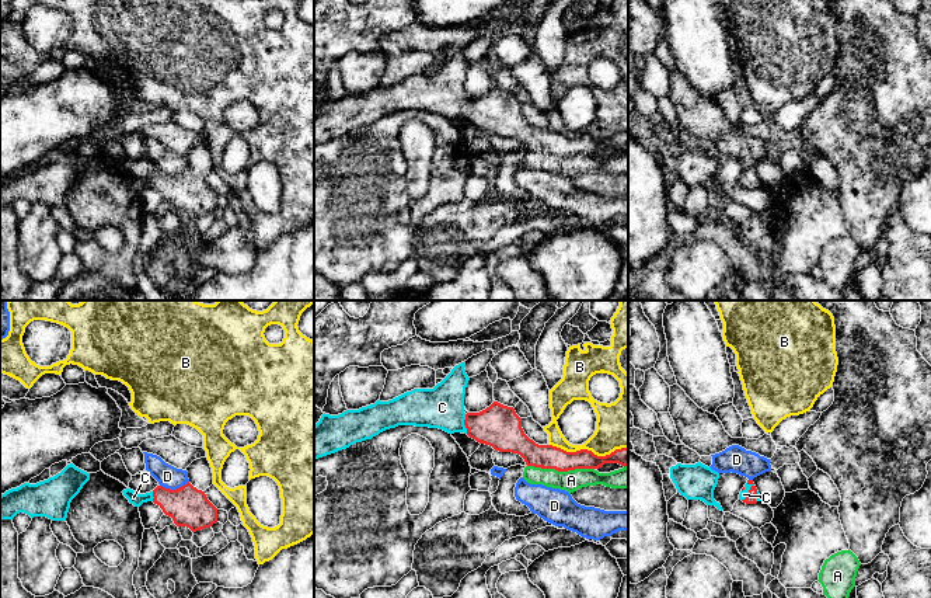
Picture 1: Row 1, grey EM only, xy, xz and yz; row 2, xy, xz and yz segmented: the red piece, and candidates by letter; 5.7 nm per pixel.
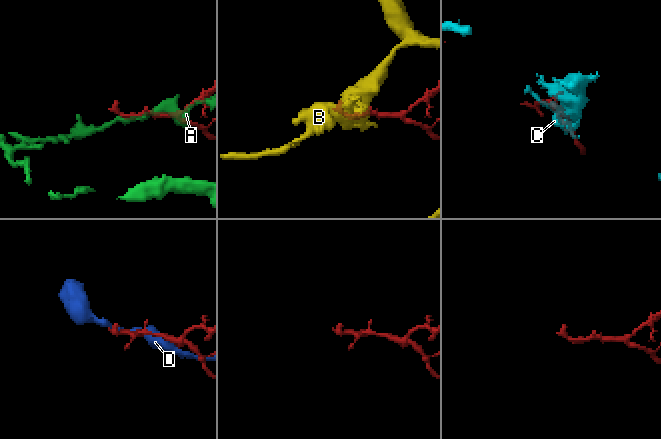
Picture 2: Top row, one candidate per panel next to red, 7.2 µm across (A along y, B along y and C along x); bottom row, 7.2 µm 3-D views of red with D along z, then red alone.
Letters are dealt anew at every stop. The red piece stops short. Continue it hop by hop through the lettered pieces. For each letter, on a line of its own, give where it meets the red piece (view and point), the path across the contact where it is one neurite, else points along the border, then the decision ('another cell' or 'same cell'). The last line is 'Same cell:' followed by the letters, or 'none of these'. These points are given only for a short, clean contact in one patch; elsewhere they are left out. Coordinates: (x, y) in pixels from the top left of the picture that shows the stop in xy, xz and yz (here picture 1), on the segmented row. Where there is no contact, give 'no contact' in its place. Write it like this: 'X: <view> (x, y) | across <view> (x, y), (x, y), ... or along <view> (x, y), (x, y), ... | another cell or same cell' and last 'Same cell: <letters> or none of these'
A: xz (561, 470) | another cell
B: xz (586, 449) | another cell
C: xz (464, 424) | across xz (498, 426), (464, 424), (454, 420), (442, 407) | same cell
D: xy (174, 490) | another cell
Same cell: C

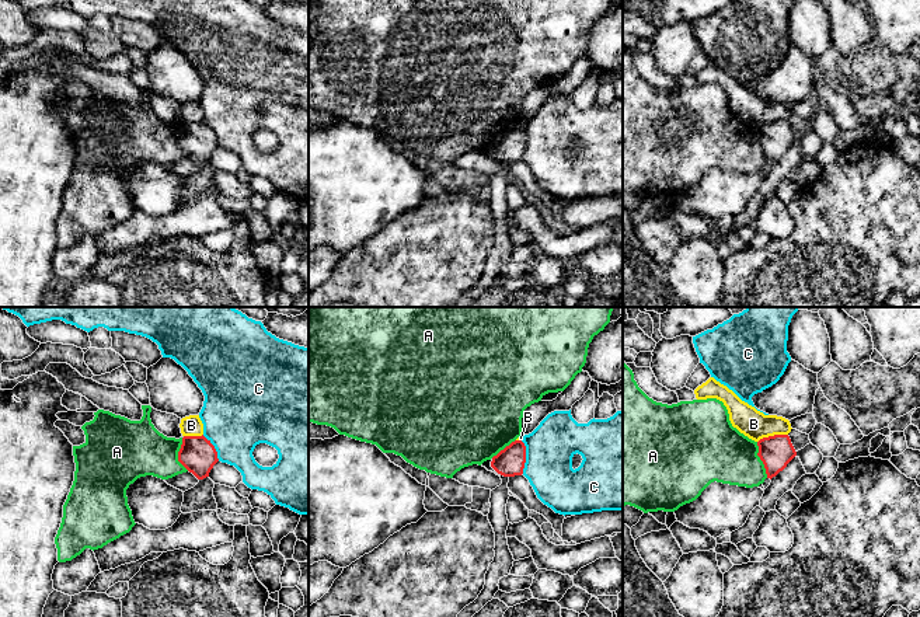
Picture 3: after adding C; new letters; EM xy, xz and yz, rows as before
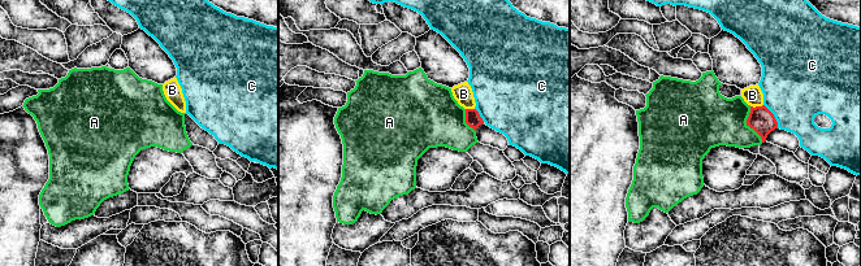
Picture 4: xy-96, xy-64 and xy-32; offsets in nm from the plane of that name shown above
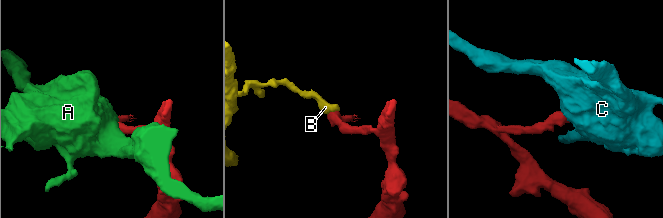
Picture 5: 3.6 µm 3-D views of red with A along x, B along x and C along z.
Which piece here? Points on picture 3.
A: yz (760, 459) | along yz (756, 442), (758, 456), (767, 477) | another cell
B: yz (772, 436) | along yz (787, 434), (763, 436), (758, 442) | another cell
C: xz (525, 457) | another cell
Same cell: none of these

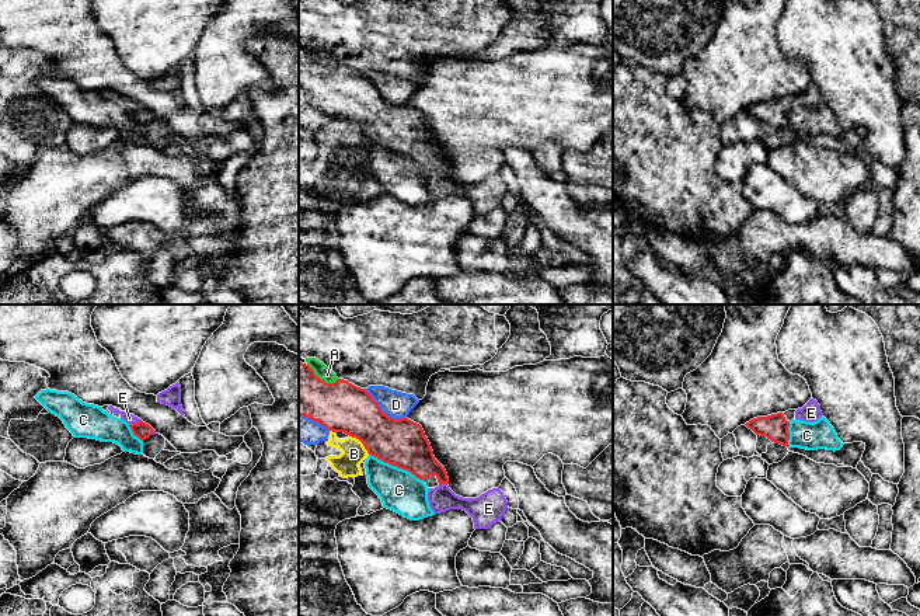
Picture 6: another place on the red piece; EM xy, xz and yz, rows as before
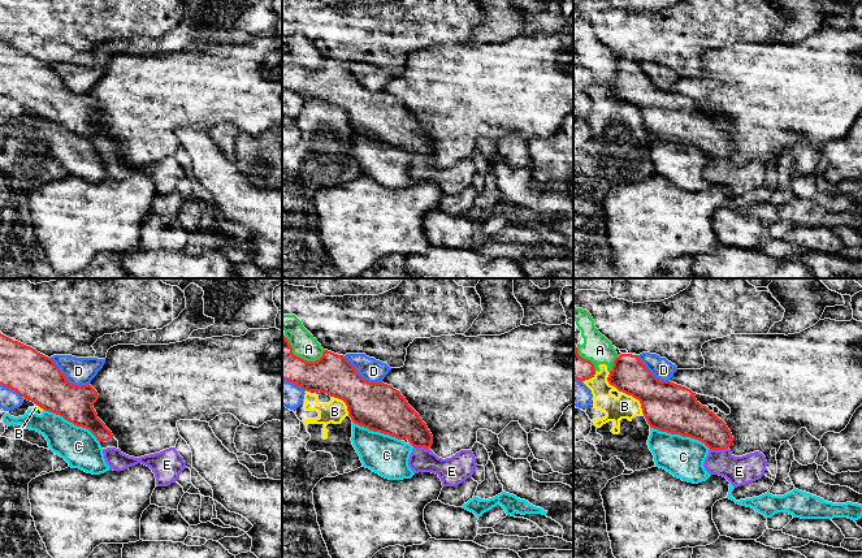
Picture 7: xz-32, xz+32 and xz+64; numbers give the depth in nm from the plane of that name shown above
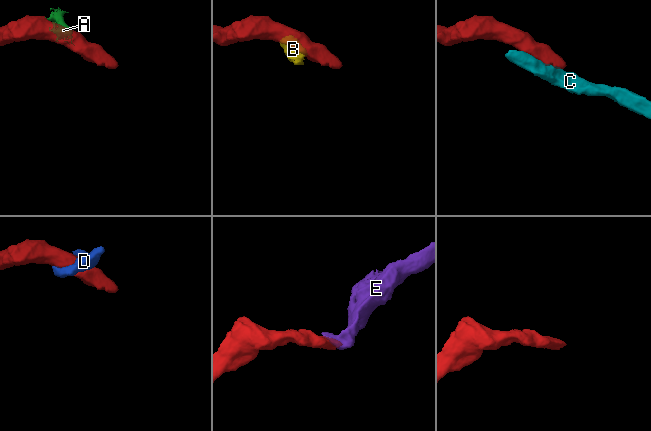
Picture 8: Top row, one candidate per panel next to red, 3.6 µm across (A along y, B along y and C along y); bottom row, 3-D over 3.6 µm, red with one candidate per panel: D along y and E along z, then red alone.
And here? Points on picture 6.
A: xz (320, 379) | along xz (307, 364), (326, 382), (337, 380) | another cell
B: xz (361, 441) | another cell
C: xz (396, 466) | another cell
D: xz (382, 411) | another cell
E: xy (135, 424) | across xy (140, 430), (135, 424), (129, 418) | same cell
Same cell: E

